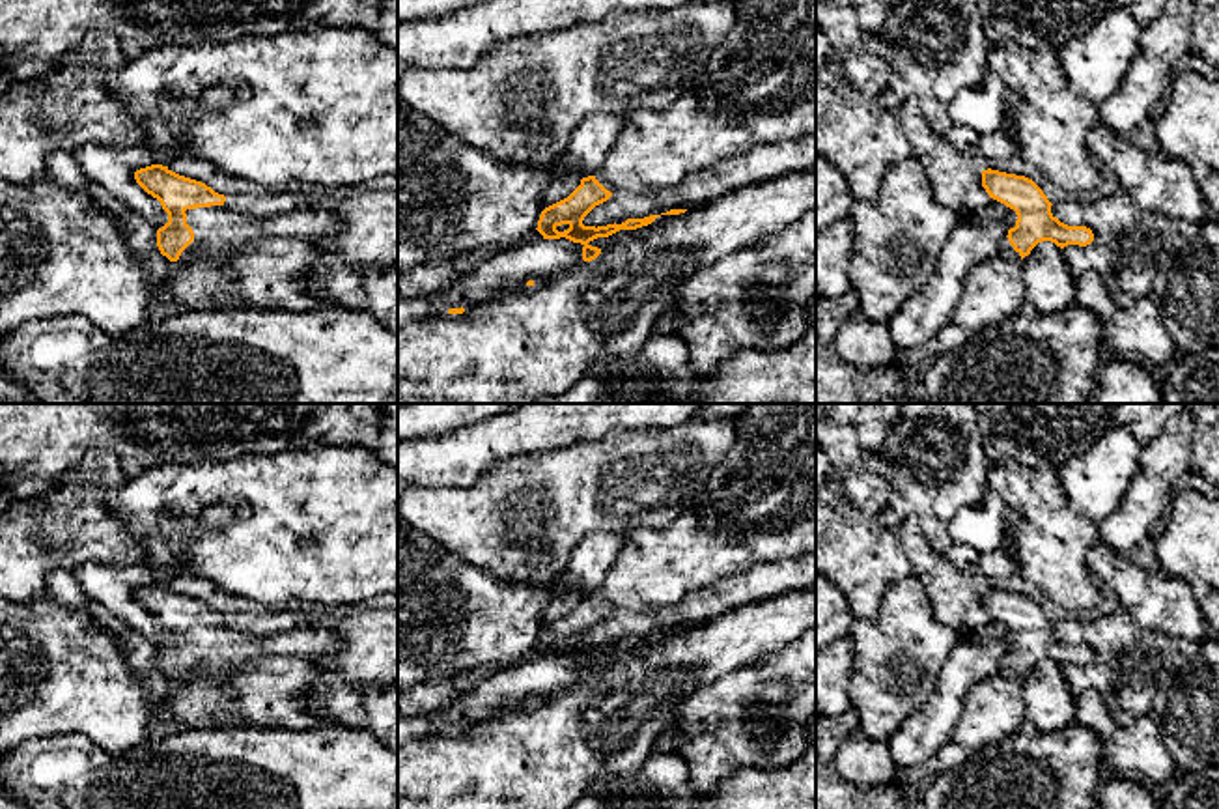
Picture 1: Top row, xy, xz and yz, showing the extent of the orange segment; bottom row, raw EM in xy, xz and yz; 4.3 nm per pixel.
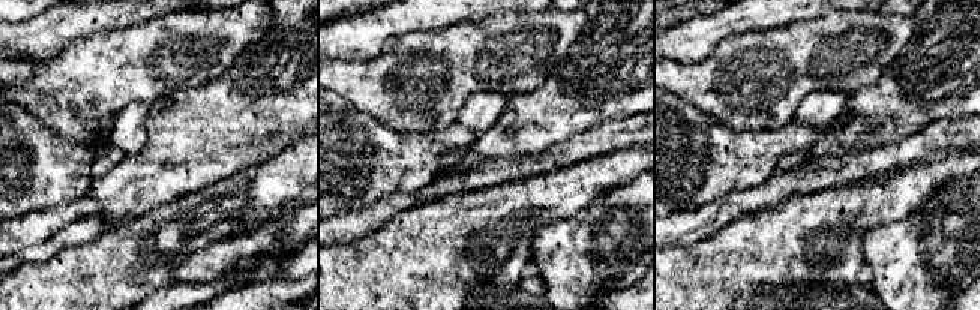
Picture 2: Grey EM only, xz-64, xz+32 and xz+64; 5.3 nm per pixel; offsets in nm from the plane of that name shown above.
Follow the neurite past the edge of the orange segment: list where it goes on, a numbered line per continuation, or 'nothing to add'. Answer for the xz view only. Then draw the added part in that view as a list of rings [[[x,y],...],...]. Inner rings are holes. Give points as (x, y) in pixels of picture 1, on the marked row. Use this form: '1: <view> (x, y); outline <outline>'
1: xz (758, 88); outline [[[736,0],[736,9],[736,24],[693,88],[663,110],[625,114],[616,144],[594,174],[607,191],[657,194],[758,146],[816,133],[816,0]]]

